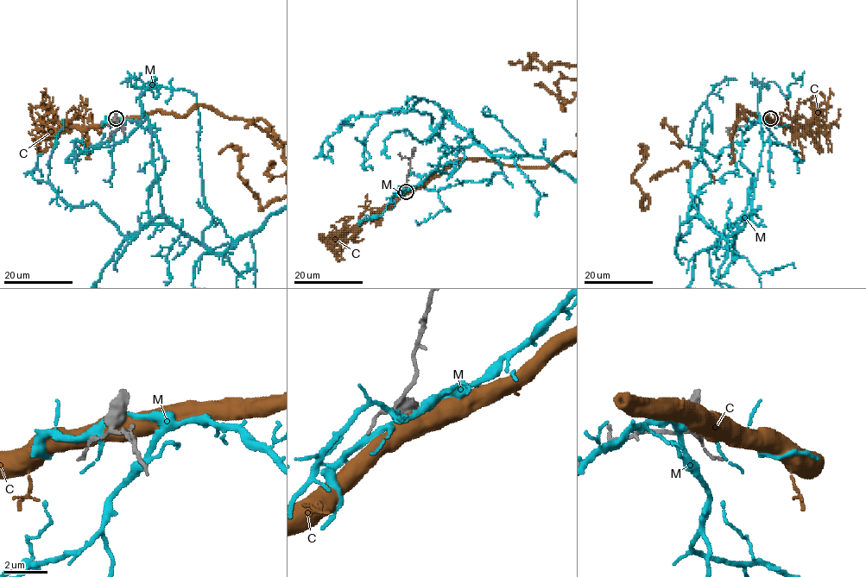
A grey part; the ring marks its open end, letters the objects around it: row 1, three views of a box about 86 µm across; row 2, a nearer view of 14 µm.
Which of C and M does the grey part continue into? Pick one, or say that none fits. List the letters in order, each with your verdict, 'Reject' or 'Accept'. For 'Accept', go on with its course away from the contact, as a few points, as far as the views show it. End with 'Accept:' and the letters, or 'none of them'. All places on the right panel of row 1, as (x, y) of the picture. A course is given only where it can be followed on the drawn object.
C: Reject
M: Reject
Accept: none of them

